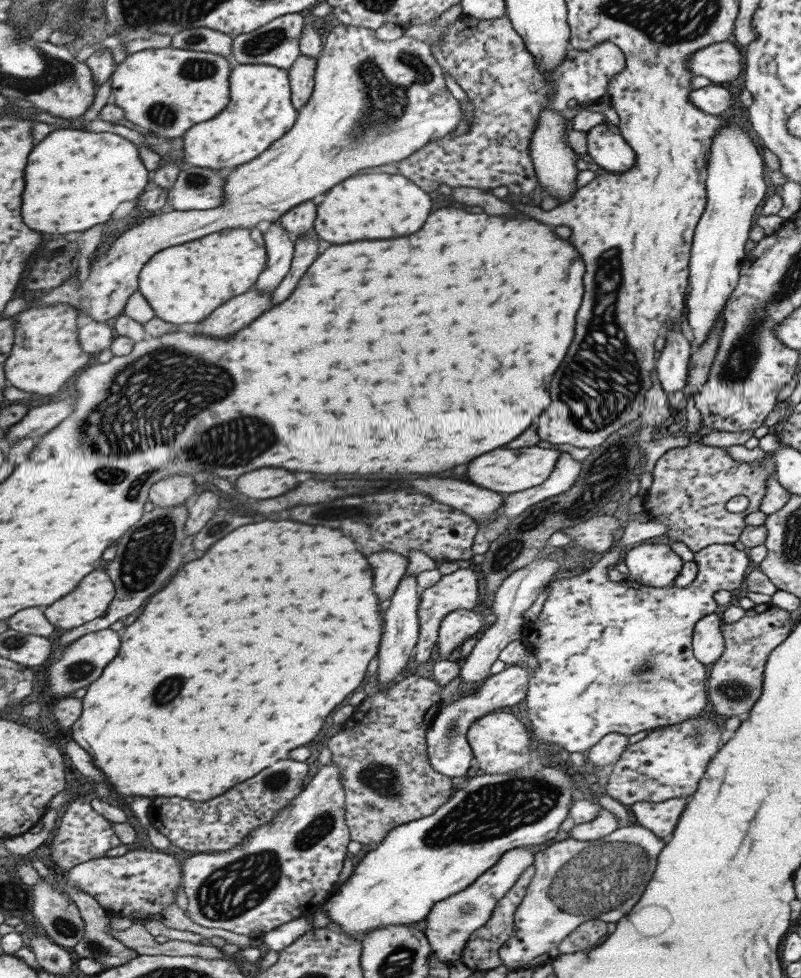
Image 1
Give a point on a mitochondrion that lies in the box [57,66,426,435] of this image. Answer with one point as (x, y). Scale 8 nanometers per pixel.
(163, 115)

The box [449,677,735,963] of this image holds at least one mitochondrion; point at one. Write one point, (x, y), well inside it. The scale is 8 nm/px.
(602, 880)

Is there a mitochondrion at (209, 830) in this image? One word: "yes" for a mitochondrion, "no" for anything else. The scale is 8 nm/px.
no

